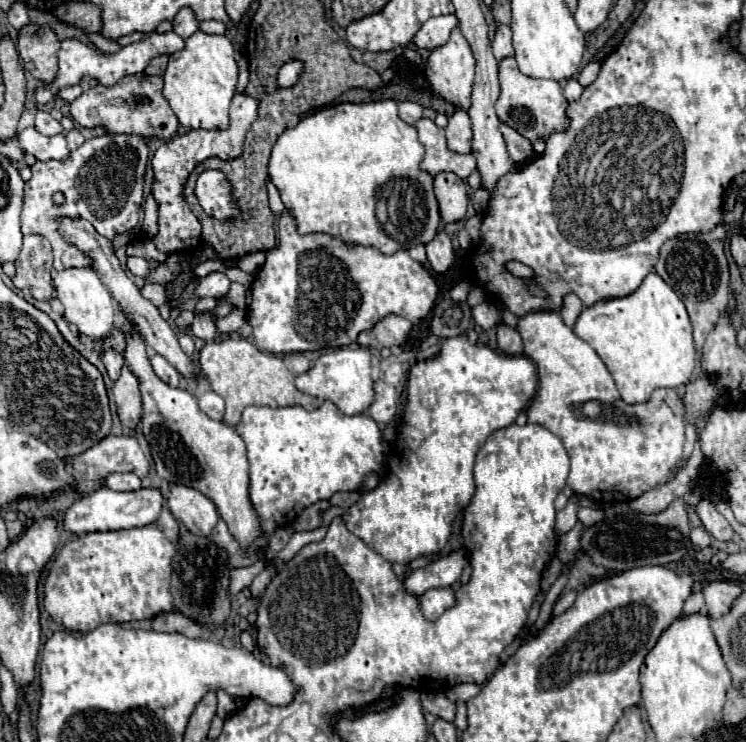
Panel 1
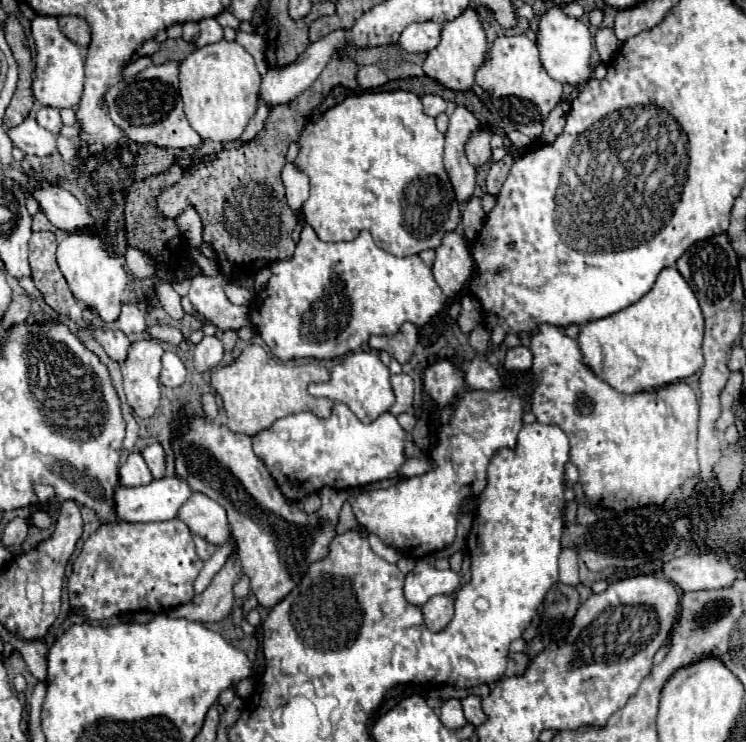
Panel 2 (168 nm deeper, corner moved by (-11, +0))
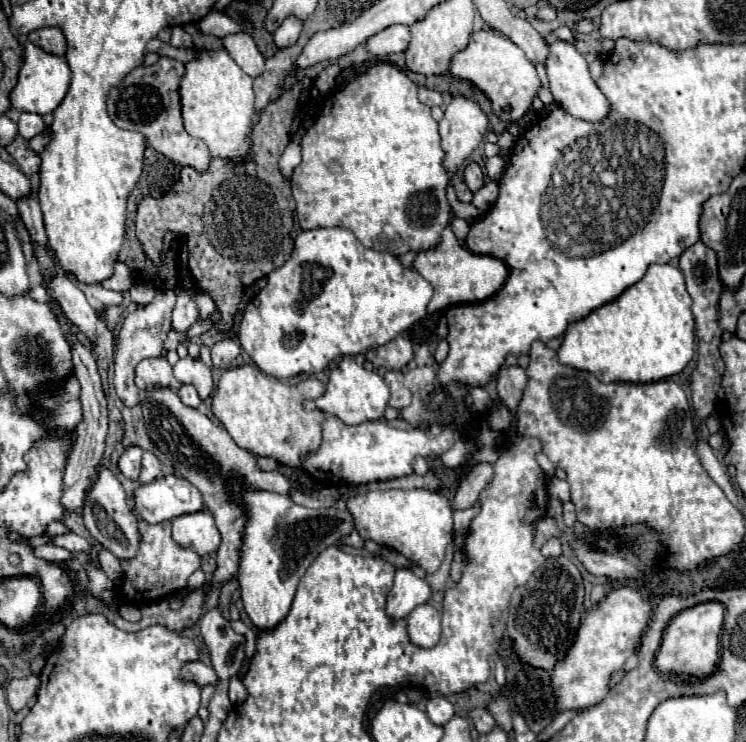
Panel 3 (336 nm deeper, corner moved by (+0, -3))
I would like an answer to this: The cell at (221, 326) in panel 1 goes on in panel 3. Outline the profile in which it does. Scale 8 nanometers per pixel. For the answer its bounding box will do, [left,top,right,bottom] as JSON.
[211,338,241,370]

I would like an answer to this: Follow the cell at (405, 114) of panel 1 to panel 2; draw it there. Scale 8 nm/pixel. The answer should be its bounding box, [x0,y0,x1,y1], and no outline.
[422,95,446,117]

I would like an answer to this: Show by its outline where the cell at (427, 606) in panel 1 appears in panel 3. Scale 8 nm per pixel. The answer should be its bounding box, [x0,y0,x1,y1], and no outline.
[407,604,441,648]

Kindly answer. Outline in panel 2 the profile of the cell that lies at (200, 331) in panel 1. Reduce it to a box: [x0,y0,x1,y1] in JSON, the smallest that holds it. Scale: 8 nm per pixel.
[194,335,224,371]

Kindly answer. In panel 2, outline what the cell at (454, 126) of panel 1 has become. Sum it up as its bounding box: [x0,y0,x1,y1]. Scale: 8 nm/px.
[464,127,492,169]

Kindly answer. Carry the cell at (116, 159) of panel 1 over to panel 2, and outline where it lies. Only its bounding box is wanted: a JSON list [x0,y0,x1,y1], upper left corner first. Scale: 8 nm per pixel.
[32,209,58,233]

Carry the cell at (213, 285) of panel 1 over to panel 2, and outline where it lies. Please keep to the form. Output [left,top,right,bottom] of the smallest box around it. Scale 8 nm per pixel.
[188,273,250,331]

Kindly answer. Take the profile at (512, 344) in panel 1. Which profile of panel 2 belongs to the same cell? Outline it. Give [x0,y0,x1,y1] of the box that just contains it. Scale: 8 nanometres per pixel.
[504,345,532,373]

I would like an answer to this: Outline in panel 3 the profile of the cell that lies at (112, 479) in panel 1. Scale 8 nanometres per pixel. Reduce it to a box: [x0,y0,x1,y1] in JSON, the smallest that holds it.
[119,446,143,480]

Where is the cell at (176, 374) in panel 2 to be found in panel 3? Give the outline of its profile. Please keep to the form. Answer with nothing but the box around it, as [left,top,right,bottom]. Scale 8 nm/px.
[135,358,173,390]

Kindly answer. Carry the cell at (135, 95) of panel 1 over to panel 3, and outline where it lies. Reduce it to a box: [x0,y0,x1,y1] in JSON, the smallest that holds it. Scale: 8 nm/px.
[107,58,211,172]

